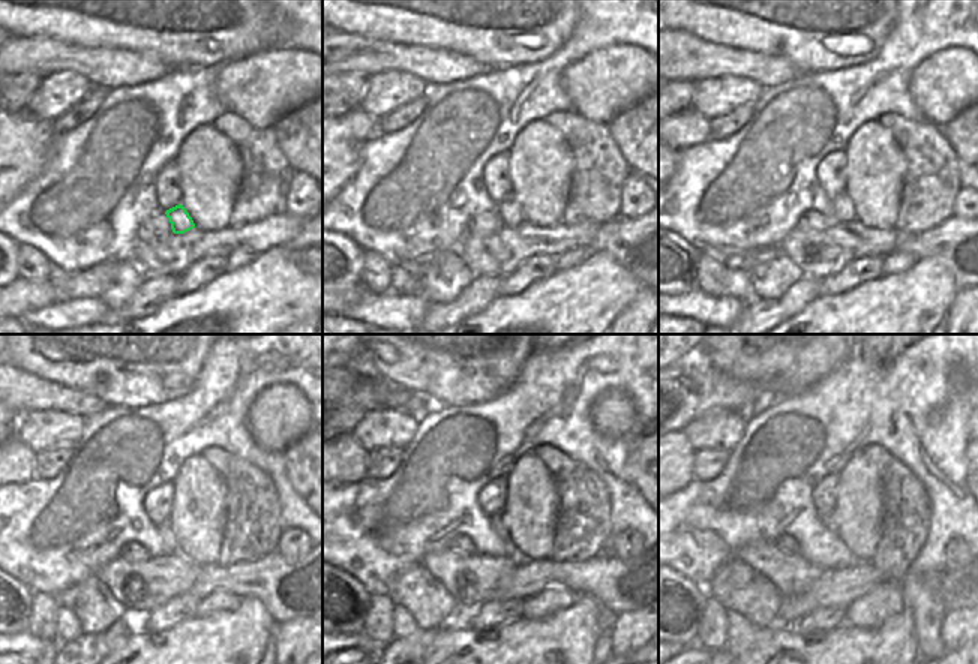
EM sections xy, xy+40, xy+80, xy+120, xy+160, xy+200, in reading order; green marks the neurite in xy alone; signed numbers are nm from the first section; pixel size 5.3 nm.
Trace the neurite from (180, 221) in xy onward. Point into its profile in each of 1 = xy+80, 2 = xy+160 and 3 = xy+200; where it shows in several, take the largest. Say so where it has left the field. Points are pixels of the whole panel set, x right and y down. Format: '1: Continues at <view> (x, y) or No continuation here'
1: Continues at xy+80 (843, 210)
2: Continues at xy+160 (495, 522)
3: Continues at xy+200 (827, 517).

